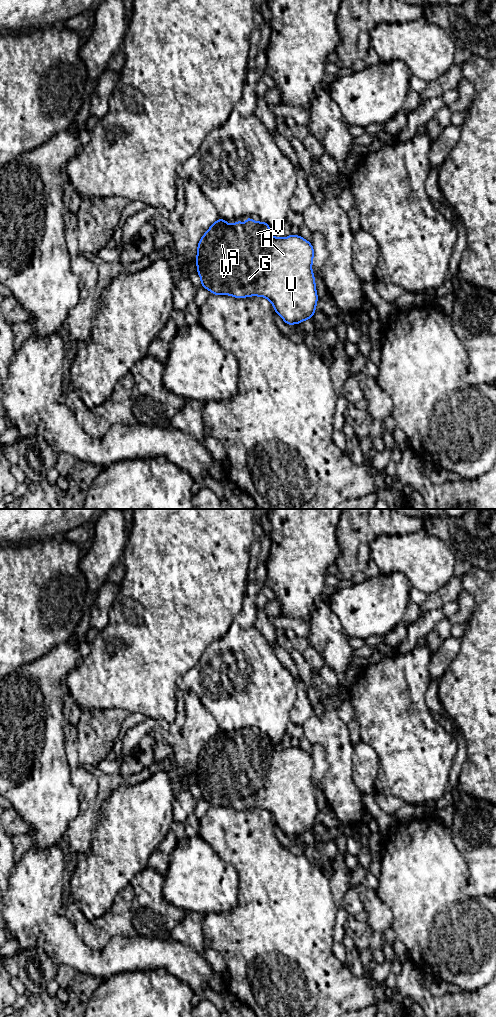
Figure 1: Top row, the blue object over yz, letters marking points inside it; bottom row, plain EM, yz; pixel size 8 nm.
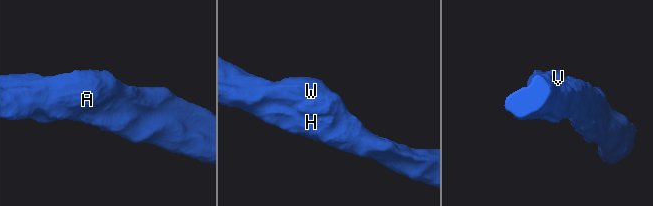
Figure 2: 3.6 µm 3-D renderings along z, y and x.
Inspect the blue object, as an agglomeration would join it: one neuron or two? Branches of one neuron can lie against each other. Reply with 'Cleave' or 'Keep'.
Keep

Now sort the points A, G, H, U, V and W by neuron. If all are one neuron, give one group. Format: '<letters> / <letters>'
A G H U V W

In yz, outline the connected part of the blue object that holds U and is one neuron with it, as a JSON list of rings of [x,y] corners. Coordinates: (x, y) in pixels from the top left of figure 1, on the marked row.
[[[249,216],[246,217],[245,226],[242,220],[236,221],[233,225],[222,218],[214,222],[200,238],[197,247],[195,261],[201,286],[214,295],[230,295],[238,299],[250,296],[265,297],[286,324],[290,326],[300,324],[313,317],[319,299],[312,271],[314,248],[309,241],[299,235],[291,234],[285,238],[274,235],[271,239],[270,230],[268,223],[256,222]]]

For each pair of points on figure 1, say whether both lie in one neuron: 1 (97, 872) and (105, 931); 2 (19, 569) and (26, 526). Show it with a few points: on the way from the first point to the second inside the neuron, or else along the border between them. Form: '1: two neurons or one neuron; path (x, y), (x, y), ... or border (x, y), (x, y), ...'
1: two neurons; border (118, 893), (112, 906), (105, 913)
2: two neurons; border (46, 537), (40, 540), (10, 544)

